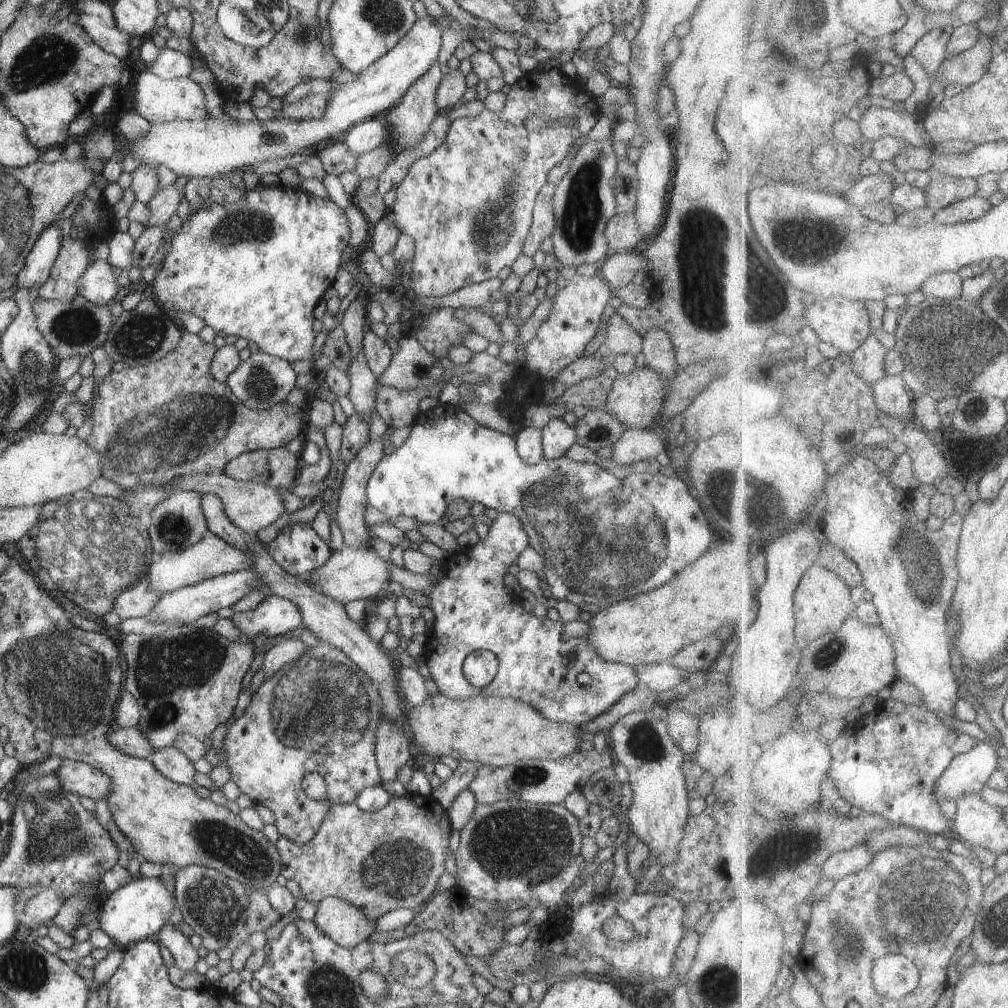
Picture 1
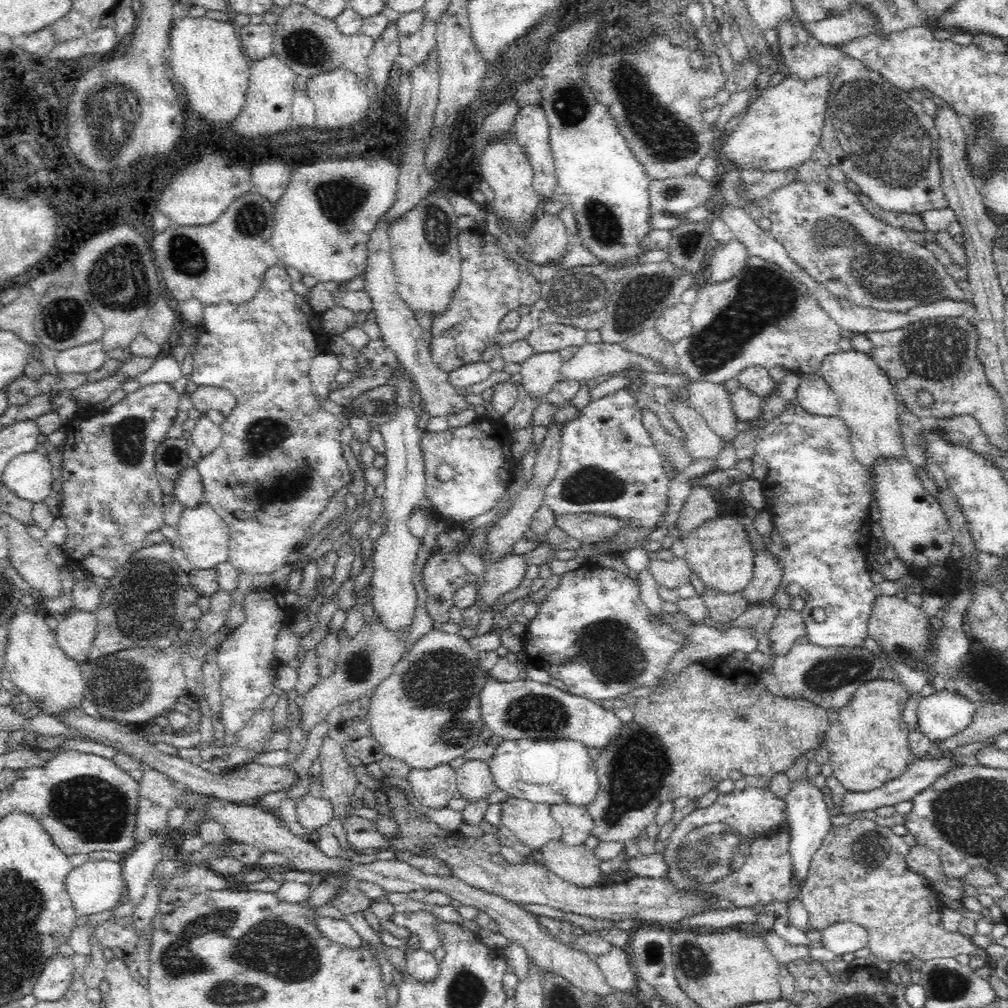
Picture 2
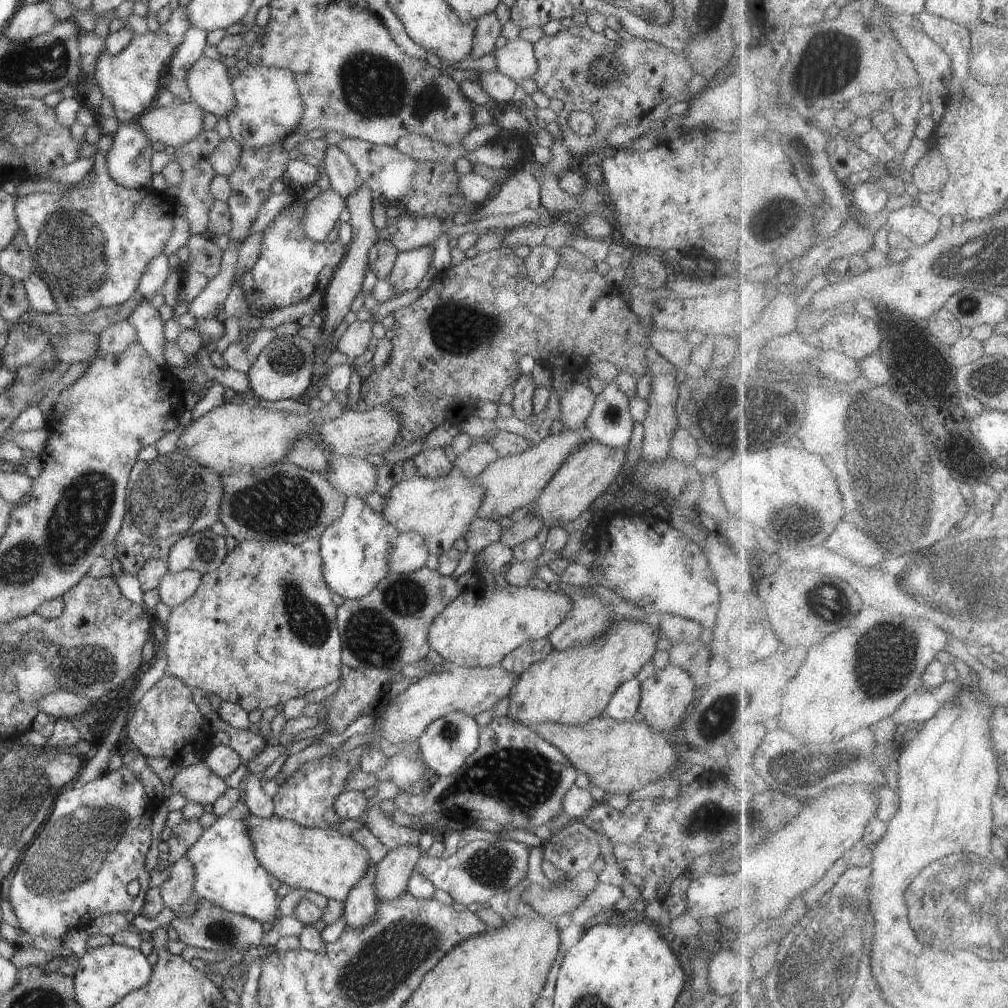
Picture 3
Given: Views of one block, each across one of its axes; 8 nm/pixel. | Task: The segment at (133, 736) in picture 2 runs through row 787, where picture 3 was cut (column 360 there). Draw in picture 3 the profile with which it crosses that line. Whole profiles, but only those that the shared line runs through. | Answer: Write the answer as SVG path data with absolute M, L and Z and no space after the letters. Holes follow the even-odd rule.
M367 183L358 185L358 188L348 196L346 206L350 211L351 217L349 222L352 226L352 238L349 245L346 247L344 258L342 262L333 270L333 276L327 287L324 290L323 296L323 325L320 327L322 346L318 347L319 341L314 345L314 366L316 372L312 376L312 384L310 384L310 397L316 395L316 391L324 384L328 372L331 370L327 364L327 358L334 352L335 346L333 345L334 331L342 322L344 316L350 312L350 305L354 302L354 298L362 291L362 284L366 270L370 267L368 263L368 252L373 245L377 244L379 240L379 230L372 224L372 208L374 208L374 198L377 197L372 194L372 190L368 188Z

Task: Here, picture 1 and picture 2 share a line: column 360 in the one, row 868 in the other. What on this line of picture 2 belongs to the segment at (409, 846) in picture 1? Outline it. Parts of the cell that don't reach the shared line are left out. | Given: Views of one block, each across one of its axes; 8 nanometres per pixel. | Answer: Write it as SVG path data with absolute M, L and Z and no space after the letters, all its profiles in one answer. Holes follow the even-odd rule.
M854 818L846 826L834 826L822 840L808 868L806 880L802 883L798 900L804 904L809 914L809 928L821 930L836 923L854 923L862 926L868 933L868 944L872 958L880 958L886 962L901 962L900 956L910 952L914 958L922 961L935 958L954 958L959 954L970 956L981 953L972 938L946 931L940 921L943 911L938 893L926 878L914 872L906 864L909 846L903 836L895 834L890 827L880 826L869 818Z

